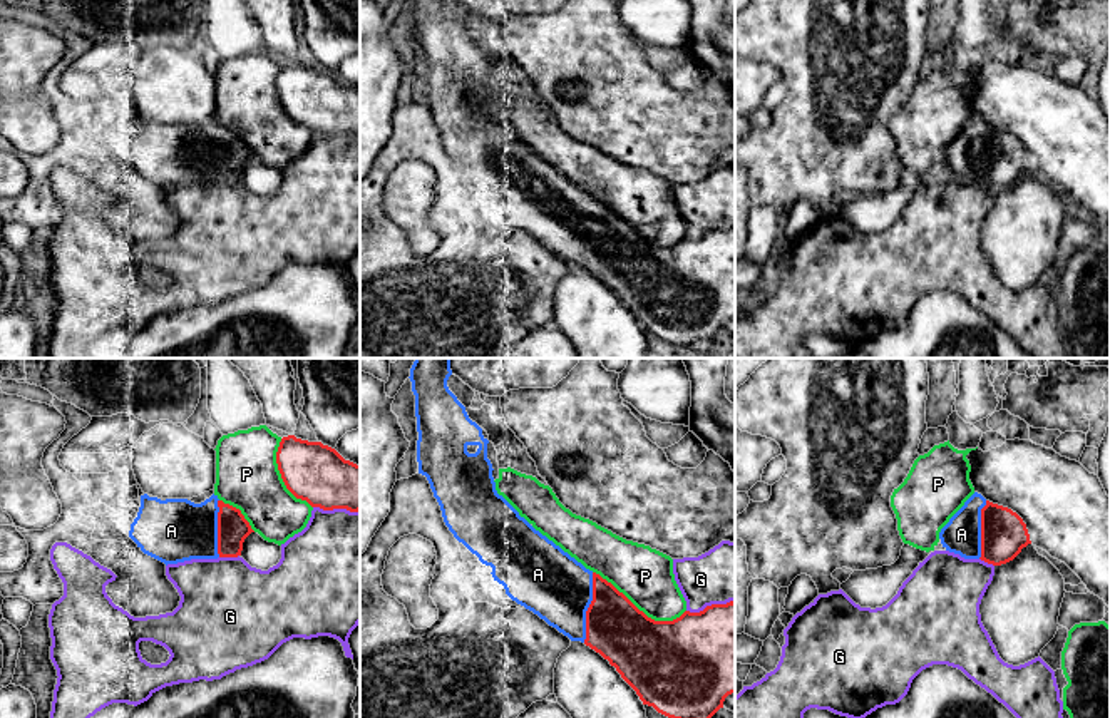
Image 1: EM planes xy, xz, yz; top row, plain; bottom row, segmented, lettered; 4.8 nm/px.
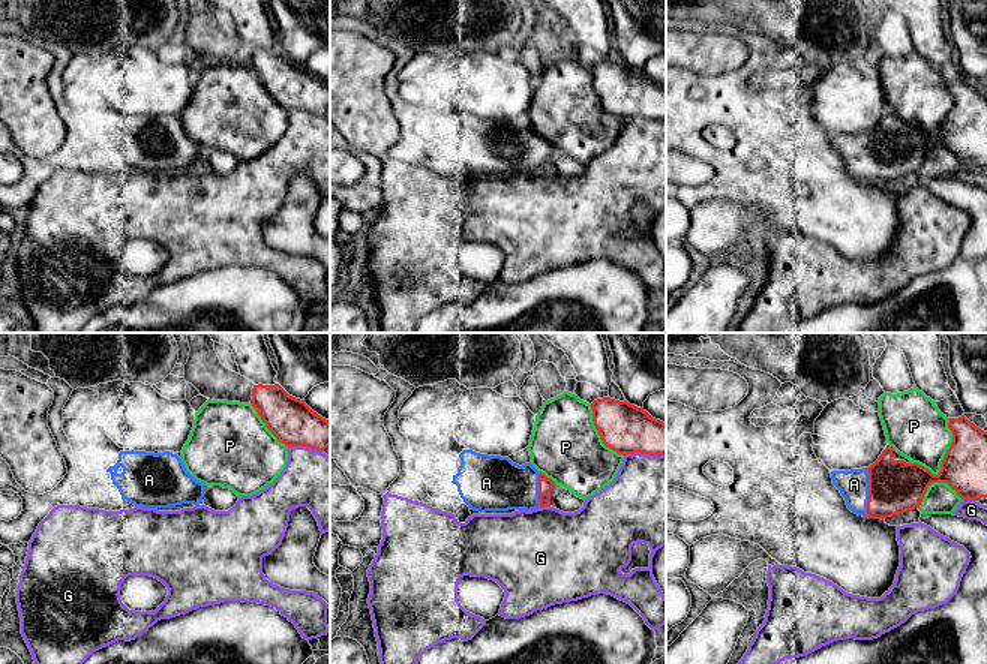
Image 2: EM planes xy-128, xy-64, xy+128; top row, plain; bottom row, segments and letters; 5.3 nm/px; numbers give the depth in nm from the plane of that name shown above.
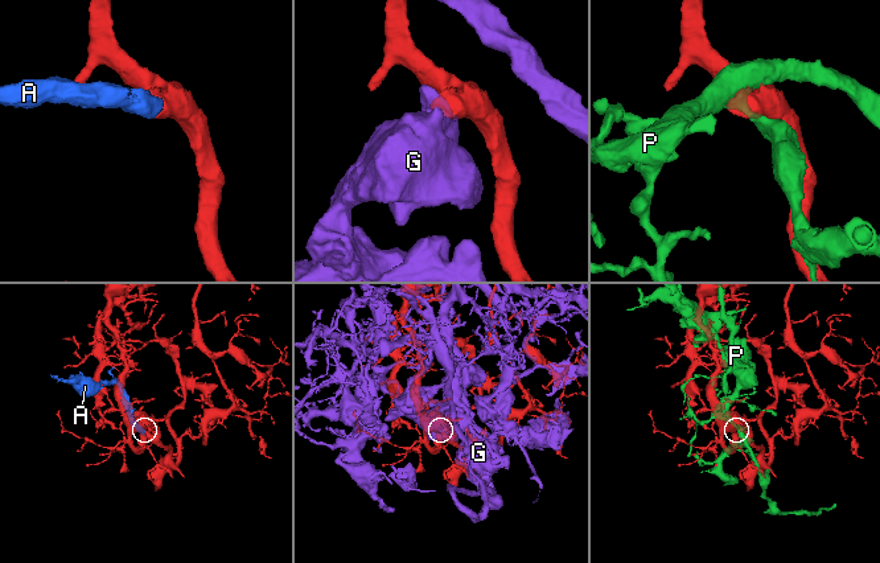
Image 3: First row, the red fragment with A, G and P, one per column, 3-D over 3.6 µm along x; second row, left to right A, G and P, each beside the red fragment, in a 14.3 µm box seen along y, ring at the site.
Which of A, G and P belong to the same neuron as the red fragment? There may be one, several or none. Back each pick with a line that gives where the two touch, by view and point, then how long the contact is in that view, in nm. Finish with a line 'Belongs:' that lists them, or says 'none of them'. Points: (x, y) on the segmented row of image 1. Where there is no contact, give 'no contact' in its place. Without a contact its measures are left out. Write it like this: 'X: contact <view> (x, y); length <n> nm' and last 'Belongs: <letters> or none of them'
A: contact xz (588, 608); length 340 nm
Belongs: A

